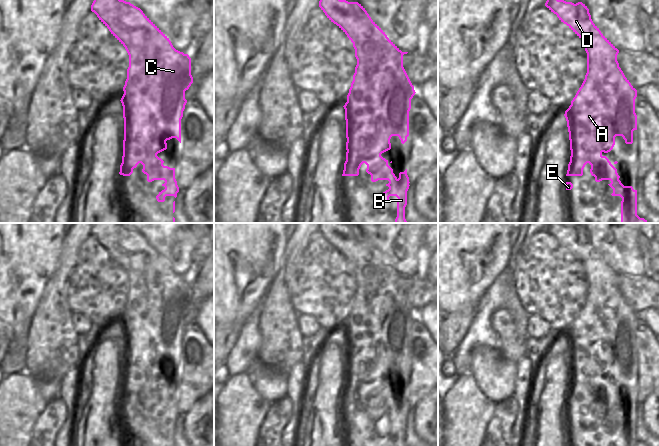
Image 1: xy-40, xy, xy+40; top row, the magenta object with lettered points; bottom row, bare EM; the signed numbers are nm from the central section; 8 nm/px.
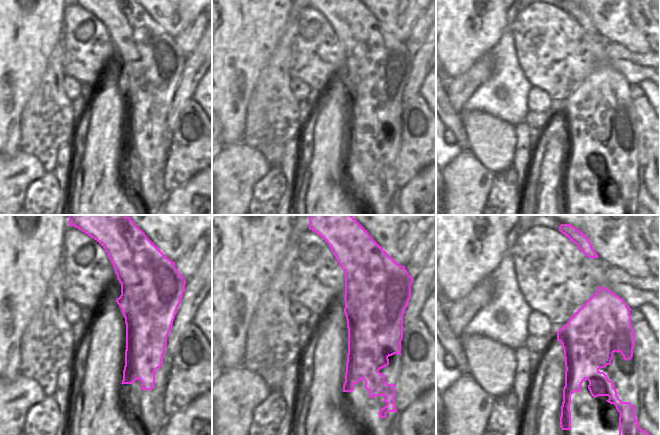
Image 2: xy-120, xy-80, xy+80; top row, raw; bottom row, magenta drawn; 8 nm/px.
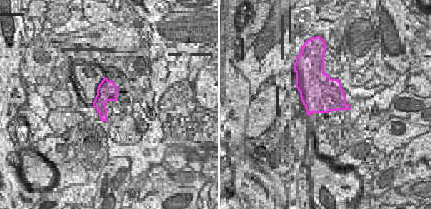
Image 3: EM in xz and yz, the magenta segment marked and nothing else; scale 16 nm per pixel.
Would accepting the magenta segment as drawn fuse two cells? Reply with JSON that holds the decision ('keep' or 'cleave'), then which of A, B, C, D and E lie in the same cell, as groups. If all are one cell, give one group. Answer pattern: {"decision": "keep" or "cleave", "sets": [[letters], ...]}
{"decision": "keep", "sets": [["A", "B", "C", "D", "E"]]}

